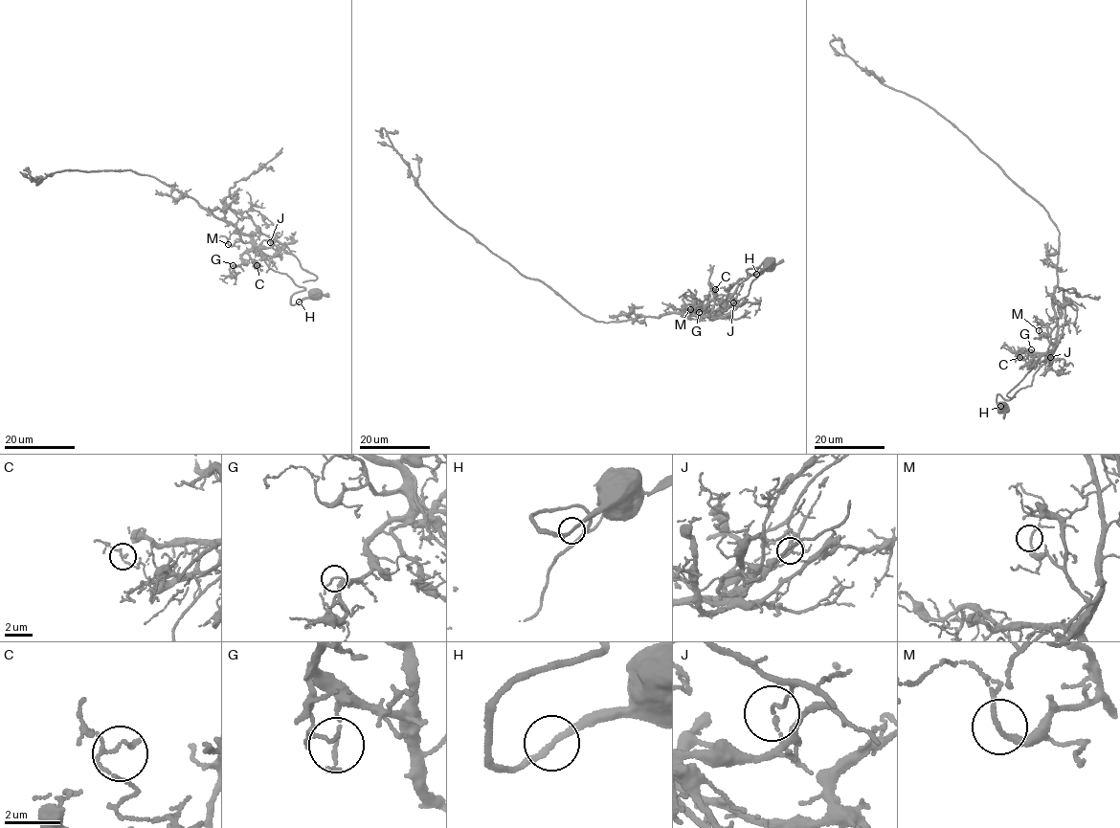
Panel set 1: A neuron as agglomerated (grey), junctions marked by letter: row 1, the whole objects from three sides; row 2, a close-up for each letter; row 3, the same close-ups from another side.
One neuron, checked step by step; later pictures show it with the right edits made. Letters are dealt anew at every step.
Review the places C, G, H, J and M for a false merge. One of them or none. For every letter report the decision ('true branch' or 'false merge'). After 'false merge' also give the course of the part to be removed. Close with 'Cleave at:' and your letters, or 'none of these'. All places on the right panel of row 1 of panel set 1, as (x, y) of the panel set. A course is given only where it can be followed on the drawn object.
C: true branch
G: true branch
H: true branch
J: false merge; course (1050, 357), (1047, 352), (1050, 335), (1065, 304), (1064, 291), (1094, 299), (1099, 296)
M: true branch
Cleave at: J

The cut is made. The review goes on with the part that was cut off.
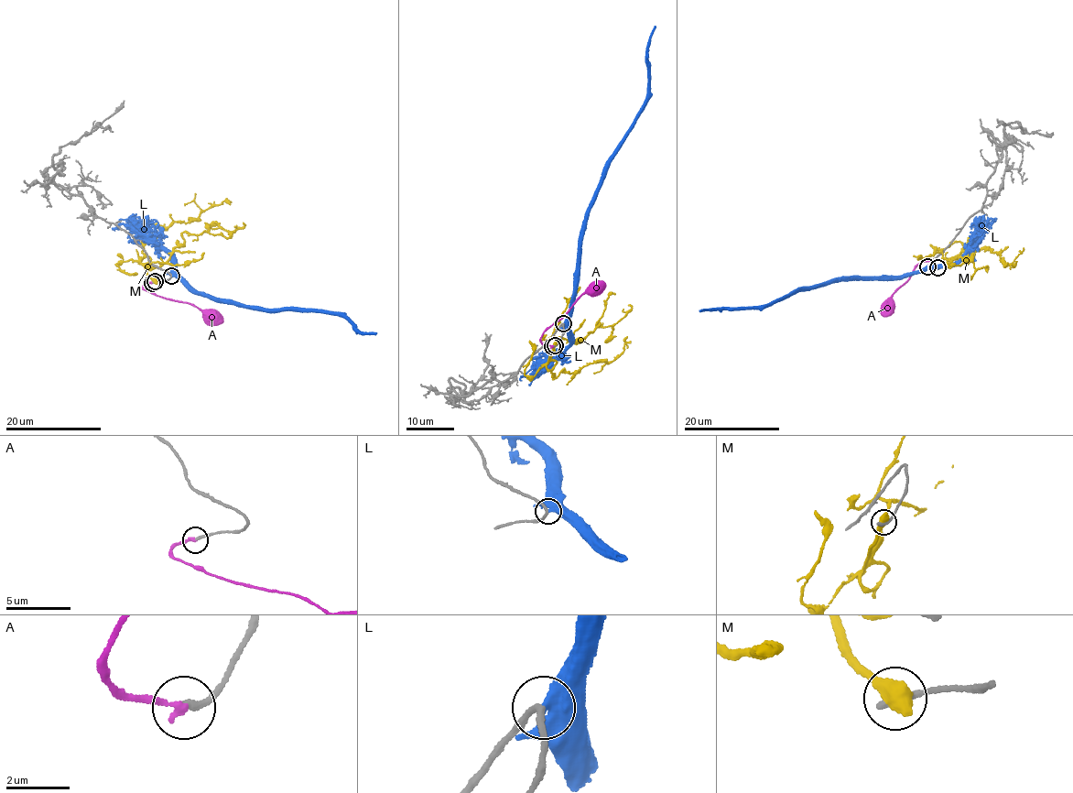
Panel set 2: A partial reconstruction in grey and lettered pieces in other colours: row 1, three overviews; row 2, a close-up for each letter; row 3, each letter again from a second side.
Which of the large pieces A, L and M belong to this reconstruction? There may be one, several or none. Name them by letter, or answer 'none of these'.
A

